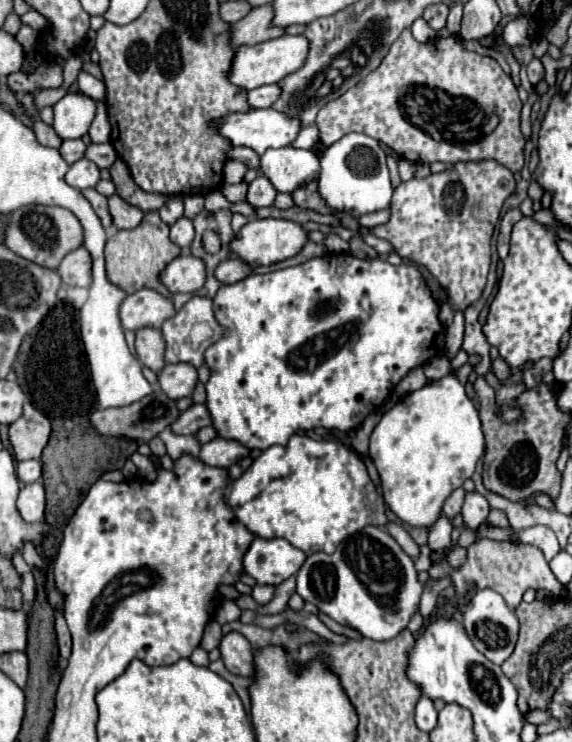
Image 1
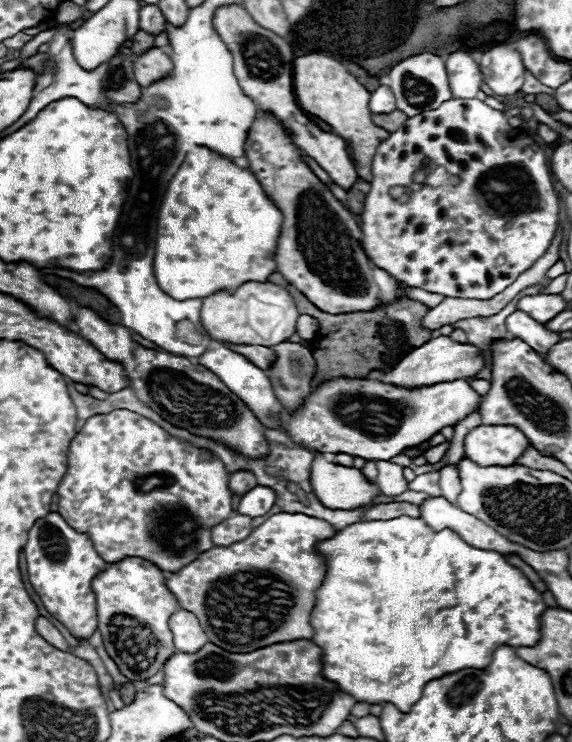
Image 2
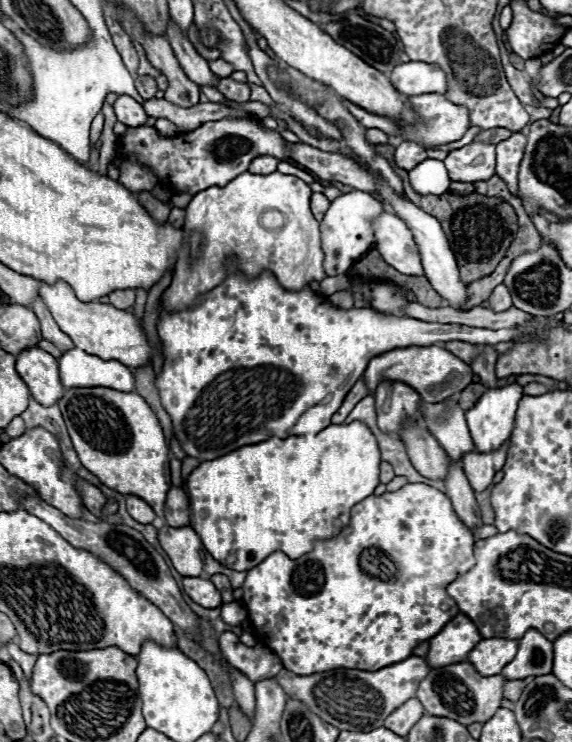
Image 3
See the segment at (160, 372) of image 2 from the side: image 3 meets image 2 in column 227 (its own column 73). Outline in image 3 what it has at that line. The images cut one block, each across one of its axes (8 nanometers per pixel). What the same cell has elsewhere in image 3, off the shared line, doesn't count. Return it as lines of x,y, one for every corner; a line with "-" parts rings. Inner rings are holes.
68,388
58,400
64,422
68,426
74,450
78,452
80,462
108,488
120,494
134,494
146,500
156,516
164,518
164,502
170,490
170,450
162,426
148,406
148,402
136,392
118,392
110,388

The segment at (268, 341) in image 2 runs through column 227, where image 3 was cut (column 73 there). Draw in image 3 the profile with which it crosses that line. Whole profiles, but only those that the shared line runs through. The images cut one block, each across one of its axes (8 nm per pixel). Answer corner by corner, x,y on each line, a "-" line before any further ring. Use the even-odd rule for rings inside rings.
56,282
54,286
42,284
40,296
44,298
48,310
52,312
58,326
74,340
76,348
86,350
92,356
98,356
102,360
118,360
128,368
140,368
150,362
154,350
150,348
146,340
146,332
140,326
140,320
126,312
118,310
112,304
100,304
100,302
80,302
72,288
64,282

